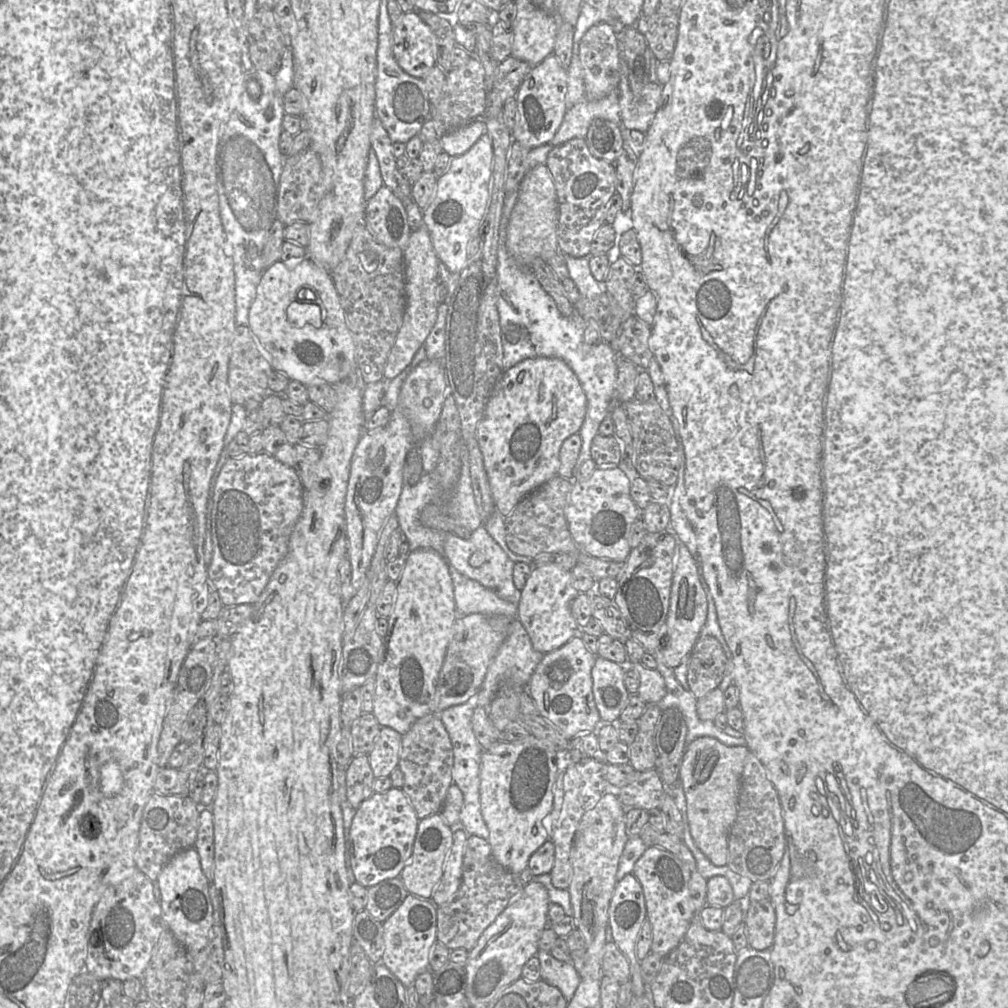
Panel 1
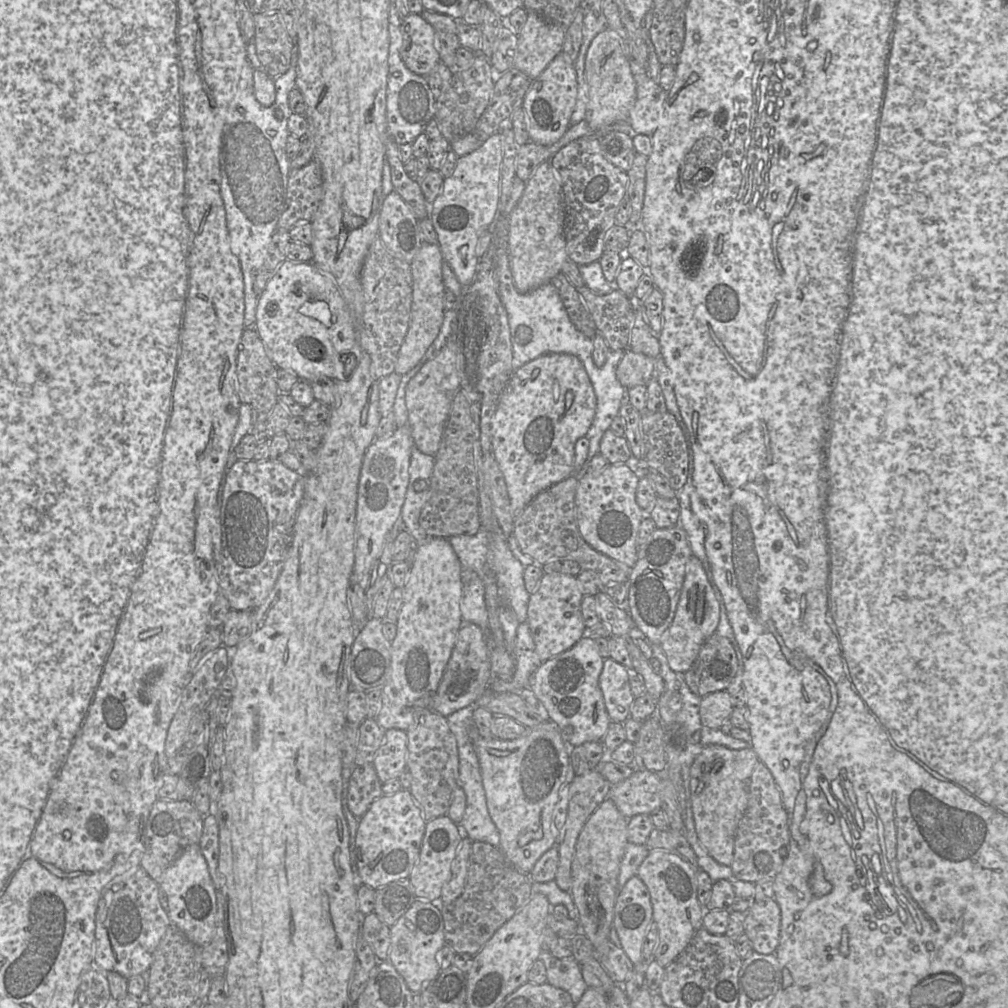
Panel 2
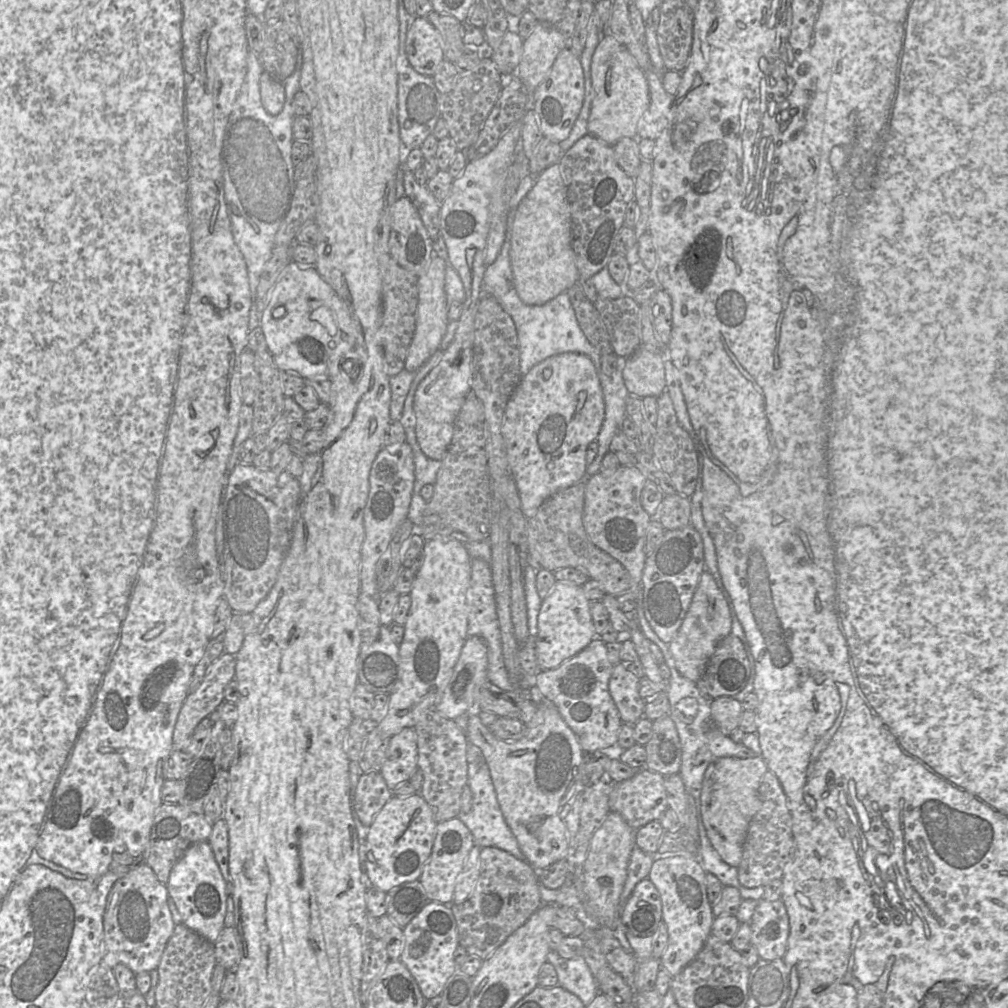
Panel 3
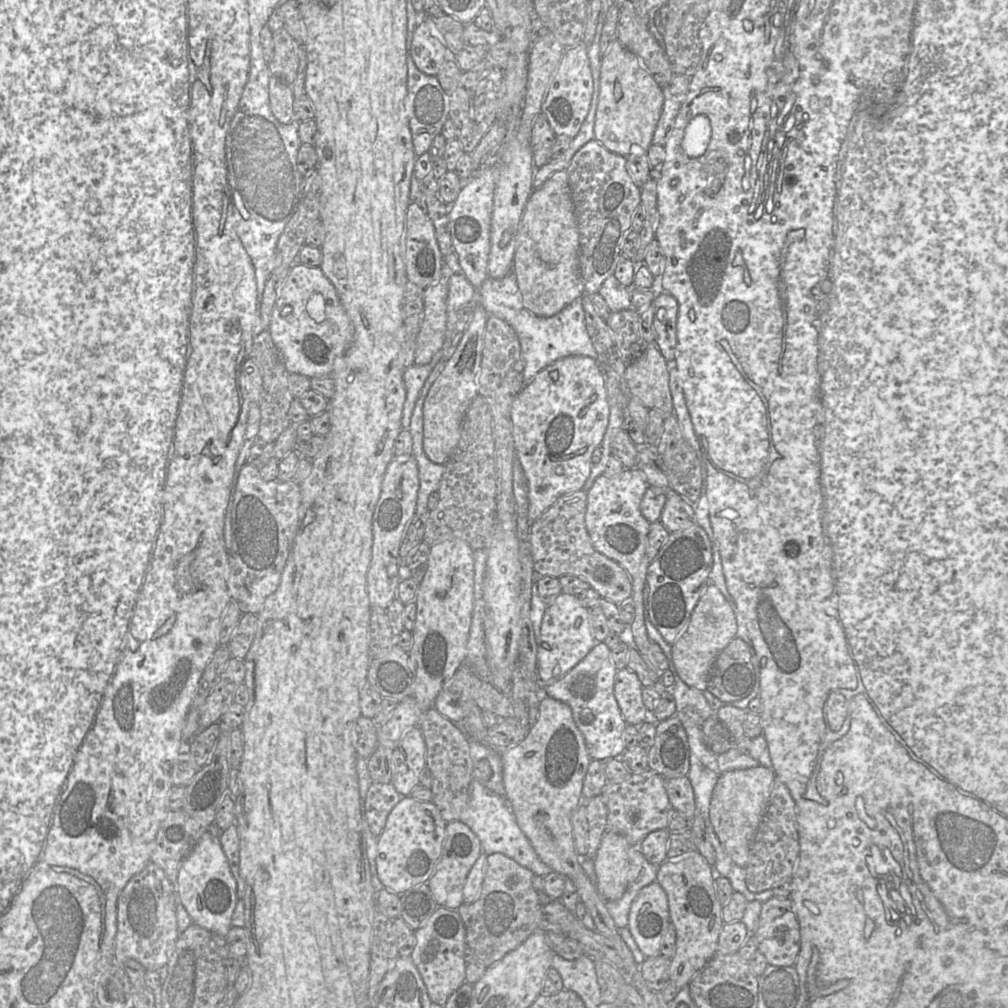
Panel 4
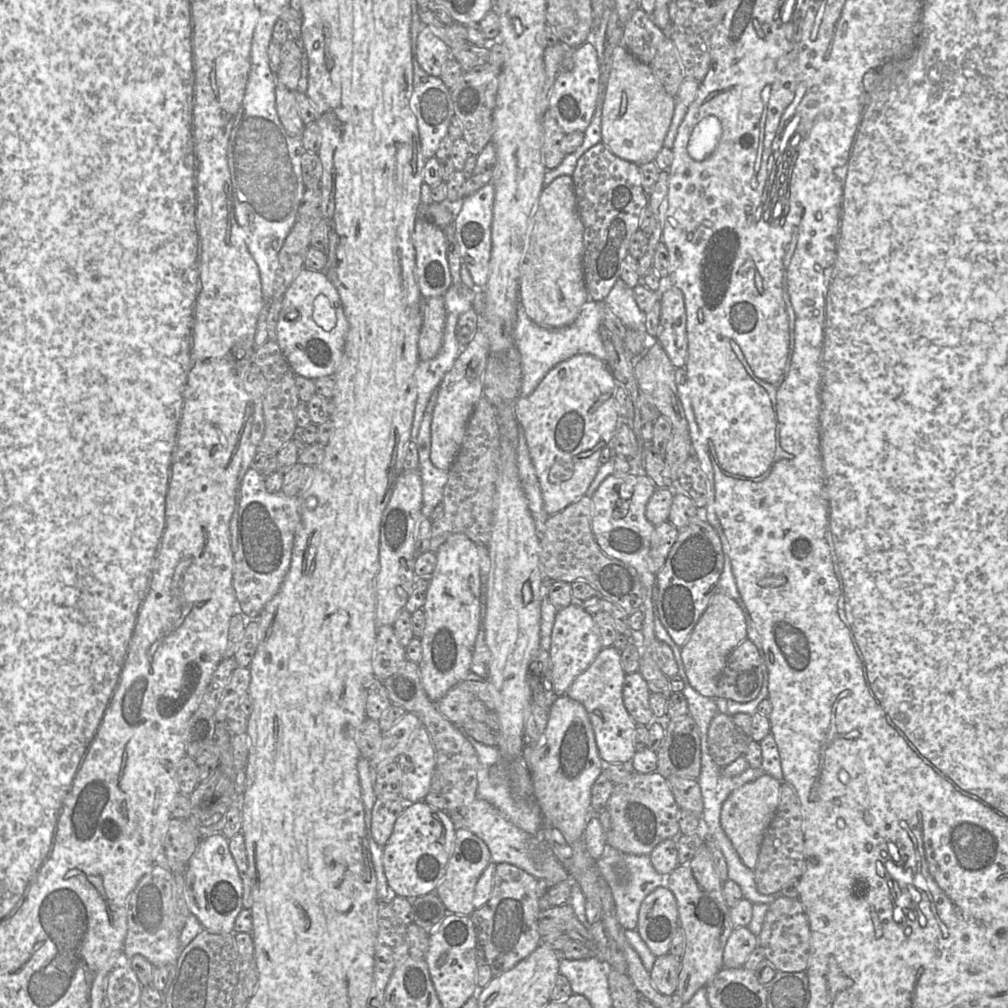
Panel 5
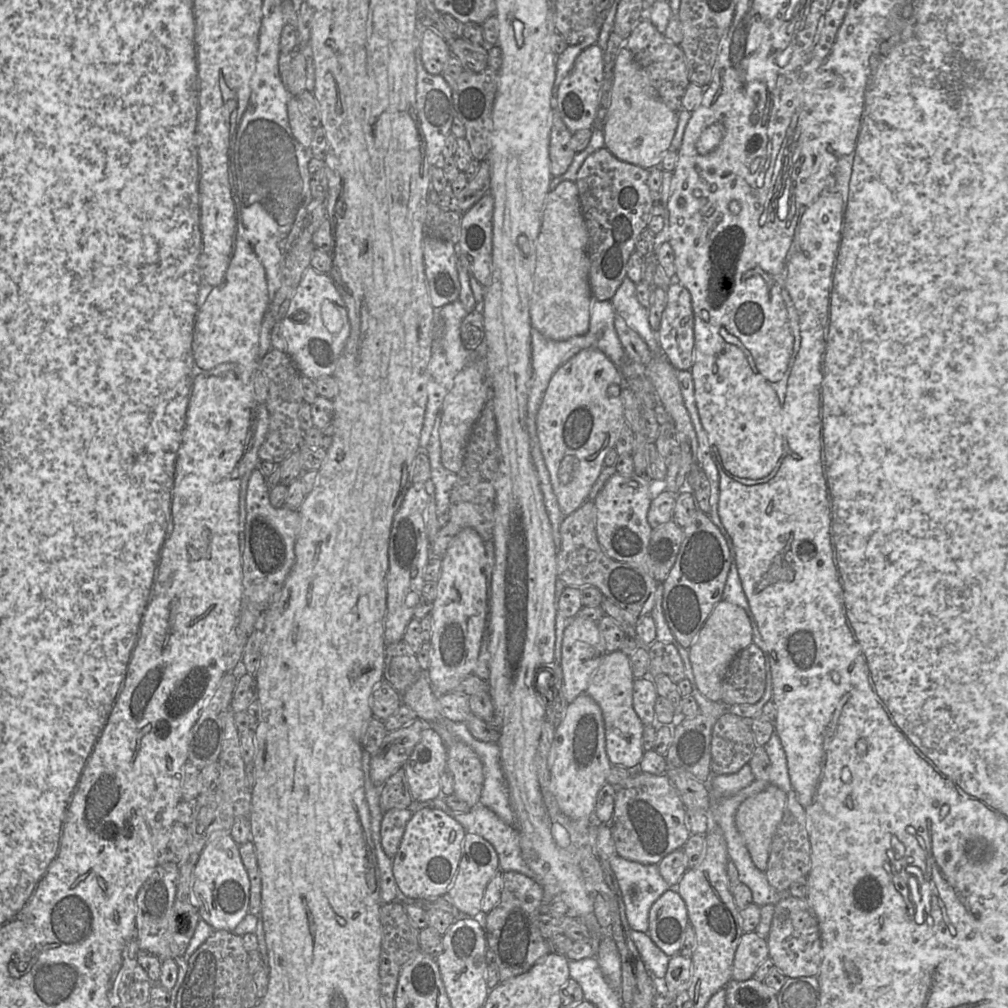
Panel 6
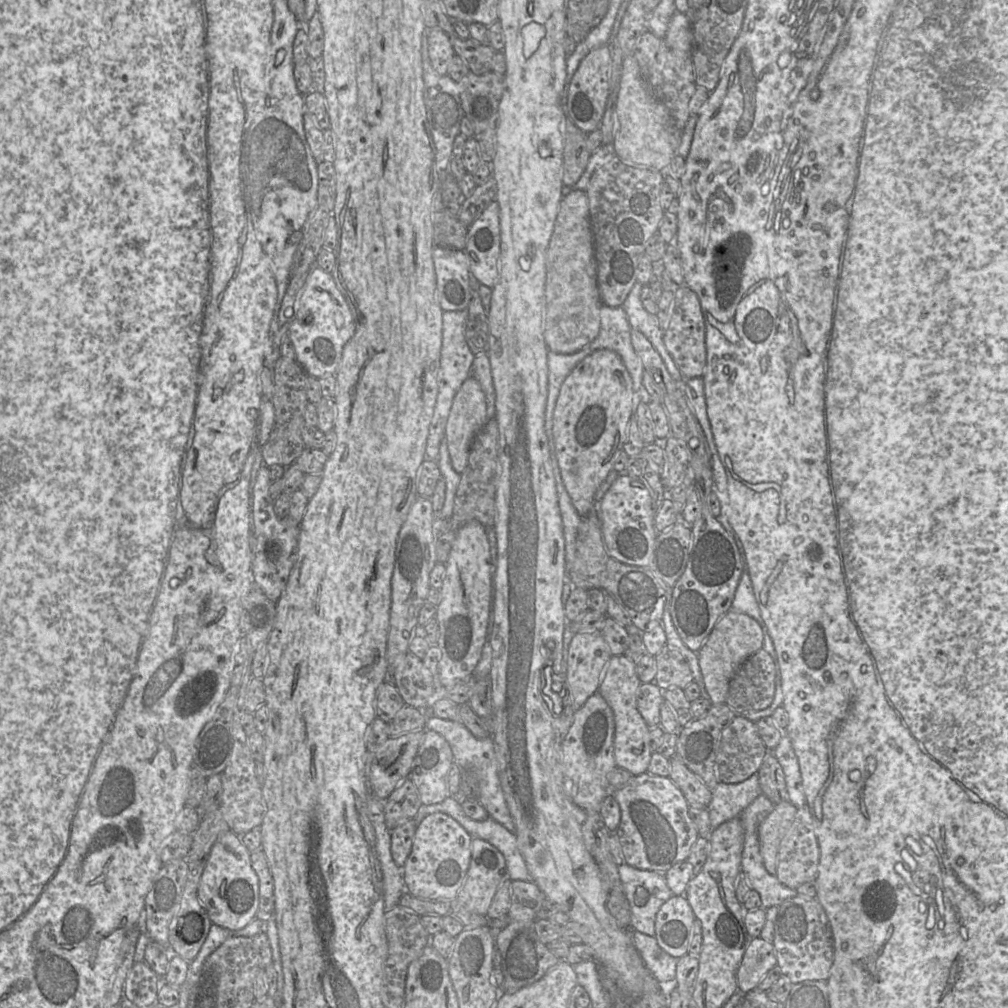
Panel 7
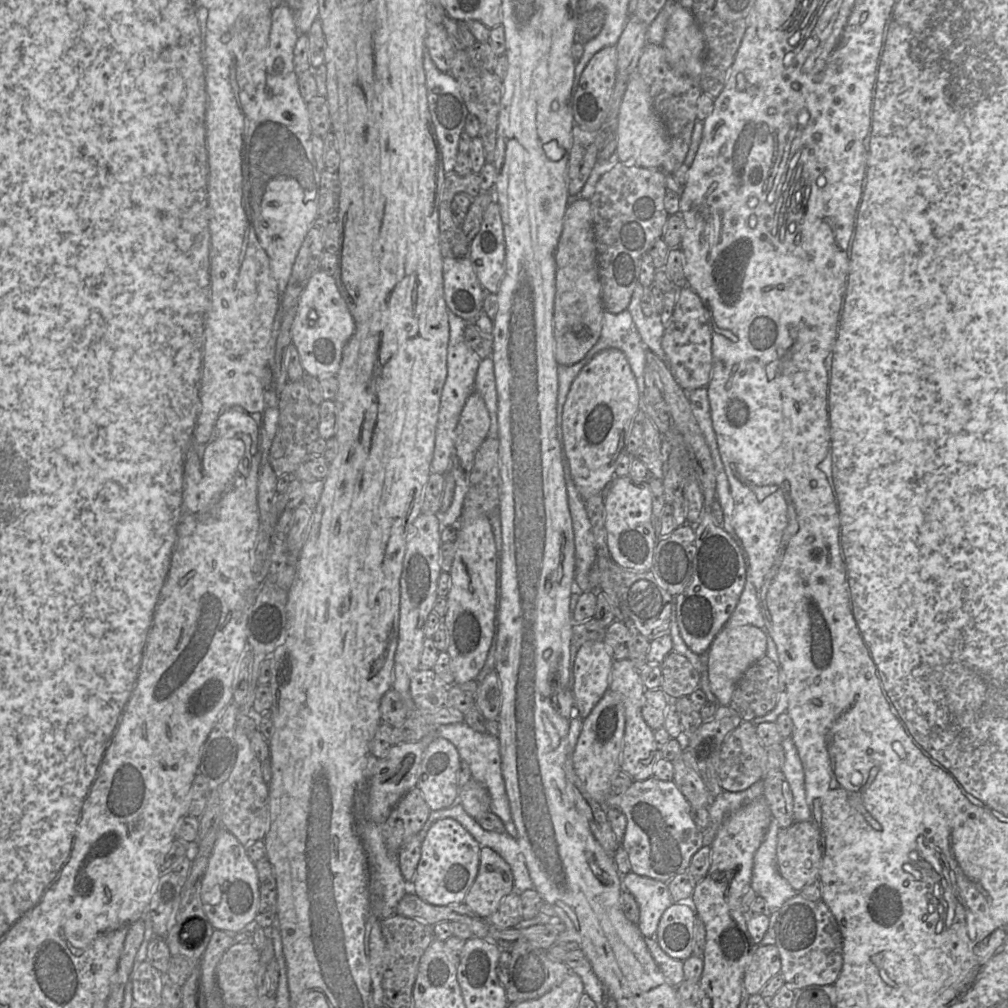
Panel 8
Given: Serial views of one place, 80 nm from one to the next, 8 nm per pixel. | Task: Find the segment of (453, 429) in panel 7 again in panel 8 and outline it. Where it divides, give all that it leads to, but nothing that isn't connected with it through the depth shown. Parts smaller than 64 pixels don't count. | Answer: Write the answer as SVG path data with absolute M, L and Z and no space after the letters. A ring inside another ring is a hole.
M474 391L467 398L455 429L454 454L465 473L470 474L475 454L489 429L489 413L480 394Z

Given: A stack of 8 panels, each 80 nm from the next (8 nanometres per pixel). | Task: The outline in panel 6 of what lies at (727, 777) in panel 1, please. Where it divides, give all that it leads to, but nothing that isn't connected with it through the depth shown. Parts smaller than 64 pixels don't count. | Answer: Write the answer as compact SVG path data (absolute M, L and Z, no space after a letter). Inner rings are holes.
M769 784L759 793L747 797L735 813L735 824L747 847L755 866L765 872L767 868L770 846L775 831L782 820L787 794L773 784Z

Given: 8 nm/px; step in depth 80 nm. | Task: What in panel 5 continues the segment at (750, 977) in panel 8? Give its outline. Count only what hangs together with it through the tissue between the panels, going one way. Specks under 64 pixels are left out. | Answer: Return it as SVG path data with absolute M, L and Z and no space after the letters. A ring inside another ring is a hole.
M748 927L734 928L723 951L723 967L743 967L758 945L758 937Z

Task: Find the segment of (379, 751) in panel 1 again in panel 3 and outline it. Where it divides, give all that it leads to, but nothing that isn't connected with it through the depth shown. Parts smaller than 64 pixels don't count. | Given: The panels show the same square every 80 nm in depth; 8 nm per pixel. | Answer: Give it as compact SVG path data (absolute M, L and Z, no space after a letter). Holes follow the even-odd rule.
M404 728L389 739L388 758L380 774L387 787L393 790L398 784L409 782L418 770L417 733L415 728Z

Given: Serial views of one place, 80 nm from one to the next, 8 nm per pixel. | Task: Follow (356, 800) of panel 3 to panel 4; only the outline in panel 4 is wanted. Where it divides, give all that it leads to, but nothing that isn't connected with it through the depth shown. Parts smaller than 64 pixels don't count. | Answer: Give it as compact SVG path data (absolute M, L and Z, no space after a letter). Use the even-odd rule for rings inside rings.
M371 783L363 803L363 816L375 837L381 835L387 817L402 797L392 784Z

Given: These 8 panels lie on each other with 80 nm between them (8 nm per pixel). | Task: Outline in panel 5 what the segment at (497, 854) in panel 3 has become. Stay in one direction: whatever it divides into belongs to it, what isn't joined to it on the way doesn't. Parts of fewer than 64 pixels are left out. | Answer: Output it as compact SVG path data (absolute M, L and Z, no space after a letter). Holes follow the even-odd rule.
M499 863L496 865L489 900L470 914L477 937L478 965L485 963L491 969L493 976L499 976L514 968L542 943L542 936L538 929L538 915L541 911L538 899L535 876L512 864Z

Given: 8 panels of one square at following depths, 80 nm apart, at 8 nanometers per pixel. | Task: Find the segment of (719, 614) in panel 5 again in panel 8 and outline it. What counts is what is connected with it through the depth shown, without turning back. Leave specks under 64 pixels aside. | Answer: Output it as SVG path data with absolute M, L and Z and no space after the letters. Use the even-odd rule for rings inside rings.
M725 626L720 631L707 652L708 680L710 689L717 699L717 704L729 705L740 678L754 662L766 655L766 651L766 635L756 626Z

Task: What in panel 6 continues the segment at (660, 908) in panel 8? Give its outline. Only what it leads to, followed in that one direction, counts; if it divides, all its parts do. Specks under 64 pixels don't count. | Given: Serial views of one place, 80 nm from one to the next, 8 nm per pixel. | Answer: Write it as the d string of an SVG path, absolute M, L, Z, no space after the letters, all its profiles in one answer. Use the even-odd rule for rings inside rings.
M616 855L610 859L610 866L620 889L630 928L648 933L650 908L653 903L671 887L662 878L657 865L642 864Z

